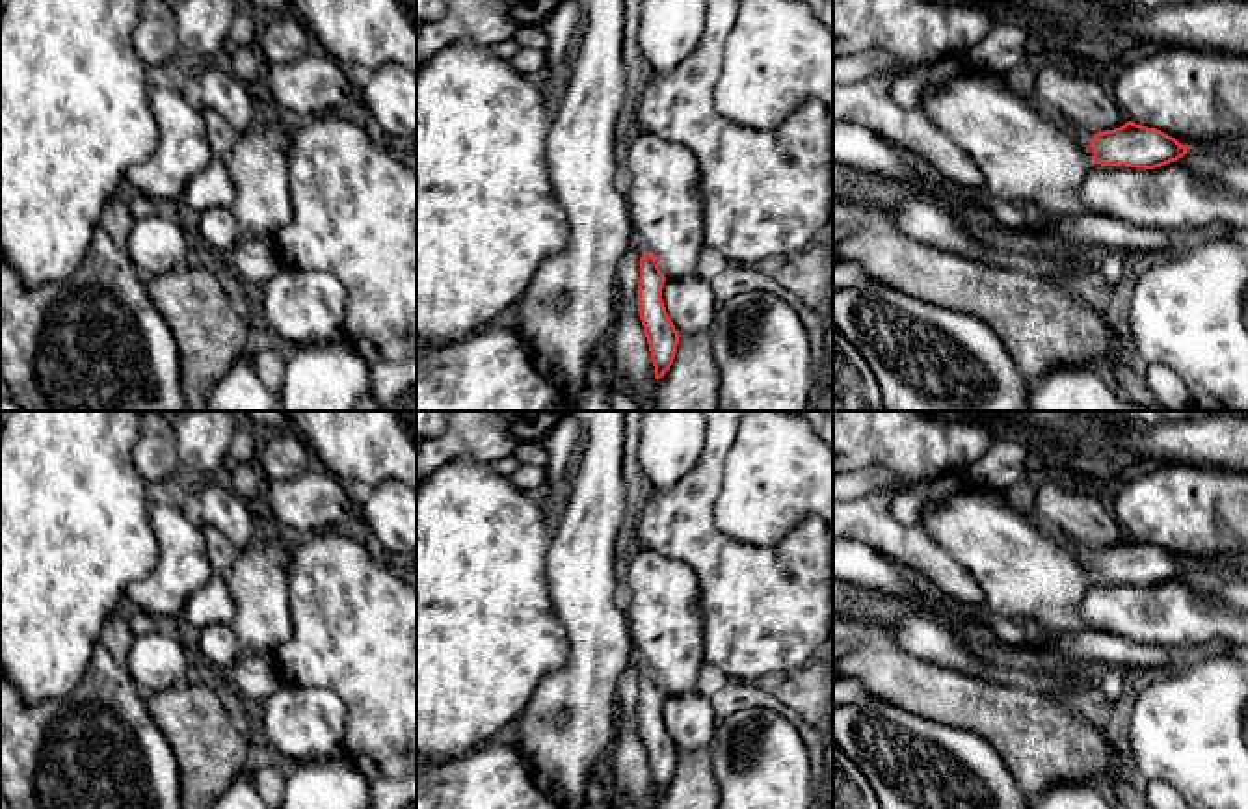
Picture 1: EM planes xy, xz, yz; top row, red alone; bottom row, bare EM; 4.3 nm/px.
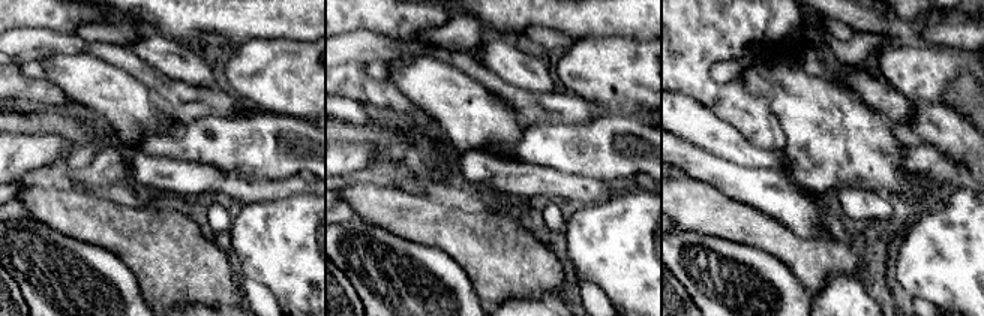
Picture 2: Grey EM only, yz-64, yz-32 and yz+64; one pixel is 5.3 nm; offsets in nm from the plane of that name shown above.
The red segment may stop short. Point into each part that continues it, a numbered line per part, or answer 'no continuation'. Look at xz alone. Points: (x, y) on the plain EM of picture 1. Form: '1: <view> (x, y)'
1: xz (637, 657)

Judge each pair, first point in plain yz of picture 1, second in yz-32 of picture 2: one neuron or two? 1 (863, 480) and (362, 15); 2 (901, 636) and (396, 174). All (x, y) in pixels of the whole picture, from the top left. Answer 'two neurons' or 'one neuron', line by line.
1: two neurons
2: one neuron

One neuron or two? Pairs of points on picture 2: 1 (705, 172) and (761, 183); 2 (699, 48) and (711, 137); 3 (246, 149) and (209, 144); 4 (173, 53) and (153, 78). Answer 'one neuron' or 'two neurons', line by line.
1: one neuron
2: two neurons
3: one neuron
4: two neurons

